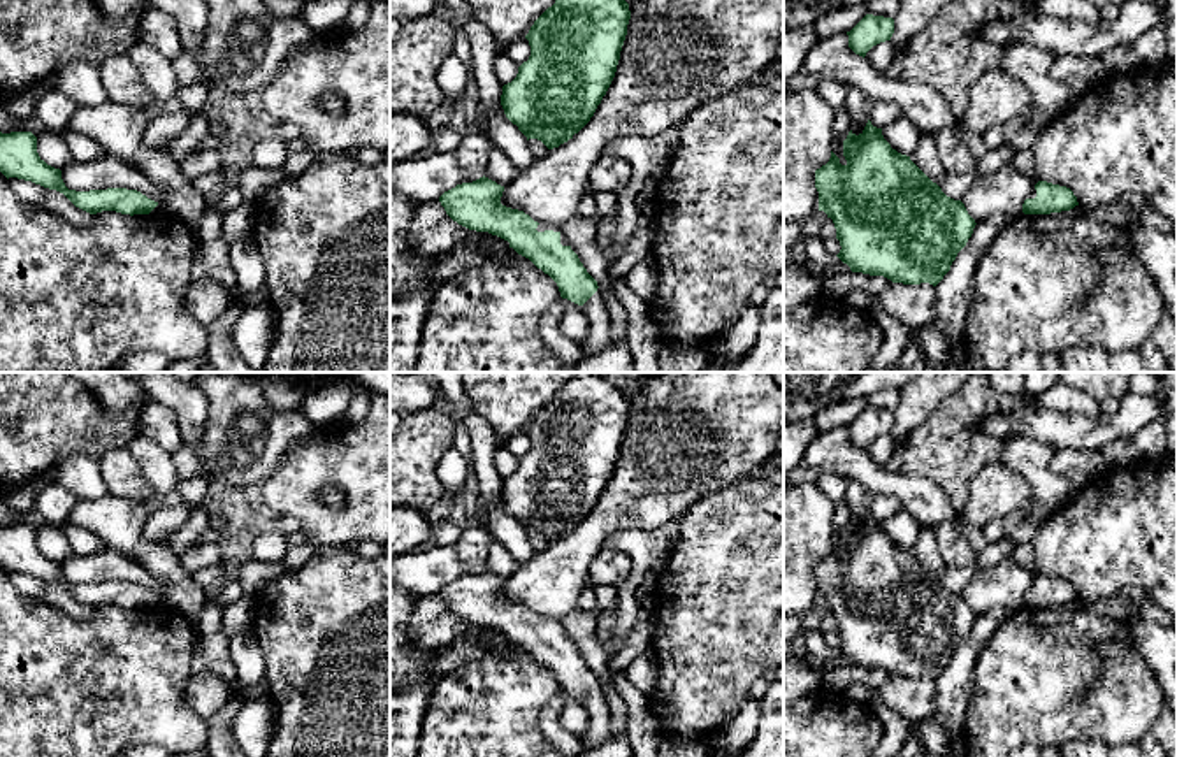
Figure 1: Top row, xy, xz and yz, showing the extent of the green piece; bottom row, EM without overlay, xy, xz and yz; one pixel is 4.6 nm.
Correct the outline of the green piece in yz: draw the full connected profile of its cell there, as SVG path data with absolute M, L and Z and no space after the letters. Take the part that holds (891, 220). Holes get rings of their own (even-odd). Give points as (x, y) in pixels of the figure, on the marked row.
M870 119L859 135L848 132L843 156L845 165L831 151L829 162L815 170L819 211L833 220L841 246L836 256L852 272L884 276L892 283L936 286L977 225L964 204L947 197L910 156L892 149L882 128Z

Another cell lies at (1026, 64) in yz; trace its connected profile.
M1010 46L1001 56L1000 68L1026 84L1033 107L1043 111L1049 119L1070 105L1073 95L1047 72L1058 54L1033 46Z

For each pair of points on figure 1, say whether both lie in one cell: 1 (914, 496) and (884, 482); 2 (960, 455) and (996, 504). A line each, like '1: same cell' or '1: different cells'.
1: same cell
2: different cells

